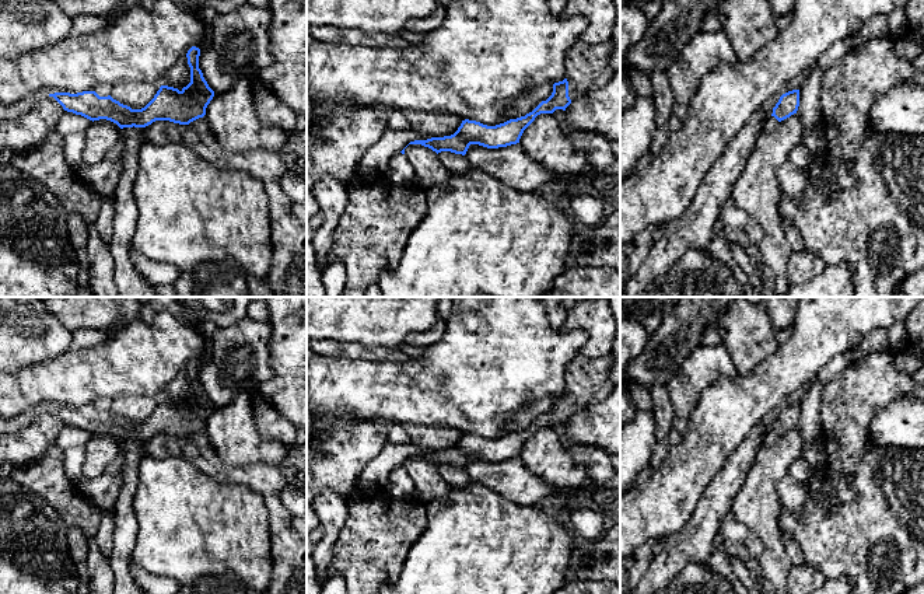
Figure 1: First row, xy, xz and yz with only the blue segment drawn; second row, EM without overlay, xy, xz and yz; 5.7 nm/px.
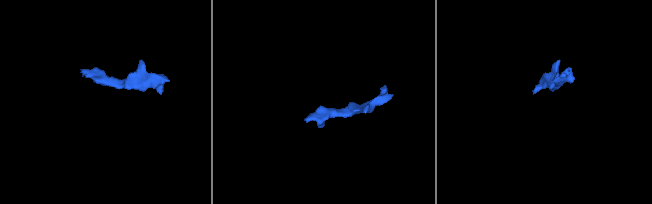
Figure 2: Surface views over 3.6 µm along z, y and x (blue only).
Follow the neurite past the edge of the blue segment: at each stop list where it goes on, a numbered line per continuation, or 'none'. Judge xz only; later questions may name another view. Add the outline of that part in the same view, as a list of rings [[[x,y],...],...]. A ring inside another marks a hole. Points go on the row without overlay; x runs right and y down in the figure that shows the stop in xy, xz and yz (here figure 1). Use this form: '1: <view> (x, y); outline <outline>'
1: xz (588, 381); outline [[[612,353],[602,357],[585,357],[578,354],[570,363],[566,381],[568,385],[568,410],[571,415],[609,395],[612,389],[609,378],[612,364]]]

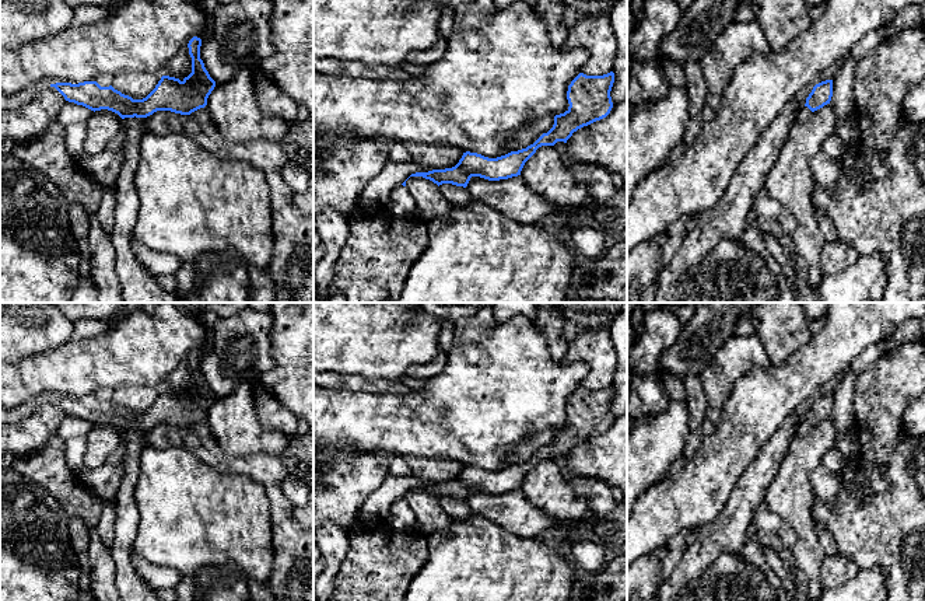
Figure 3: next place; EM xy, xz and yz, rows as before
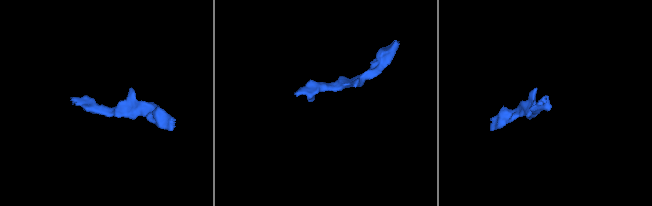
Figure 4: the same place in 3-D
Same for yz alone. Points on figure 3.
none

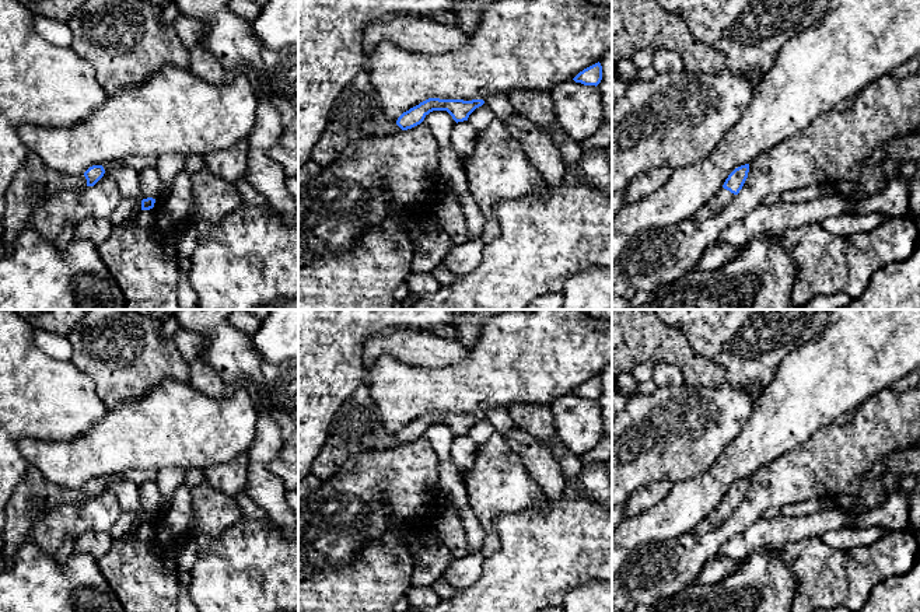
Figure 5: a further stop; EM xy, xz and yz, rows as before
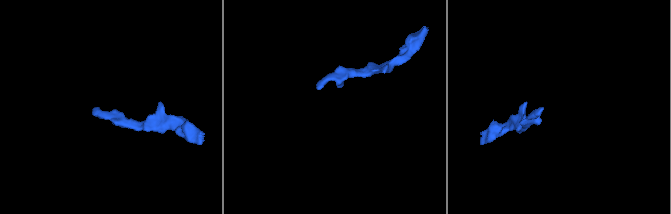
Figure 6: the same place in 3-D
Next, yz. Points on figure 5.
1: yz (723, 511); outline [[[721,501],[706,518],[703,518],[696,528],[693,529],[695,534],[700,535],[707,531],[720,527],[731,514],[735,511],[734,507]]]

